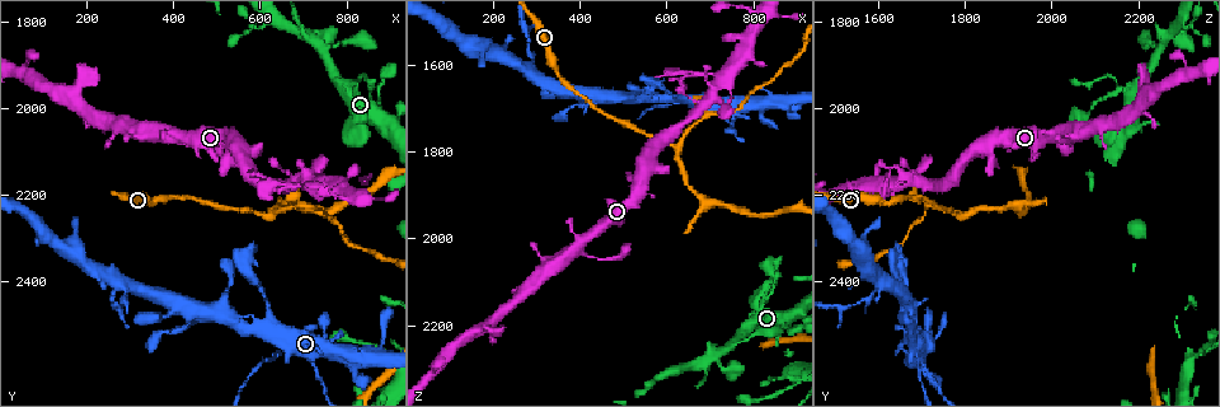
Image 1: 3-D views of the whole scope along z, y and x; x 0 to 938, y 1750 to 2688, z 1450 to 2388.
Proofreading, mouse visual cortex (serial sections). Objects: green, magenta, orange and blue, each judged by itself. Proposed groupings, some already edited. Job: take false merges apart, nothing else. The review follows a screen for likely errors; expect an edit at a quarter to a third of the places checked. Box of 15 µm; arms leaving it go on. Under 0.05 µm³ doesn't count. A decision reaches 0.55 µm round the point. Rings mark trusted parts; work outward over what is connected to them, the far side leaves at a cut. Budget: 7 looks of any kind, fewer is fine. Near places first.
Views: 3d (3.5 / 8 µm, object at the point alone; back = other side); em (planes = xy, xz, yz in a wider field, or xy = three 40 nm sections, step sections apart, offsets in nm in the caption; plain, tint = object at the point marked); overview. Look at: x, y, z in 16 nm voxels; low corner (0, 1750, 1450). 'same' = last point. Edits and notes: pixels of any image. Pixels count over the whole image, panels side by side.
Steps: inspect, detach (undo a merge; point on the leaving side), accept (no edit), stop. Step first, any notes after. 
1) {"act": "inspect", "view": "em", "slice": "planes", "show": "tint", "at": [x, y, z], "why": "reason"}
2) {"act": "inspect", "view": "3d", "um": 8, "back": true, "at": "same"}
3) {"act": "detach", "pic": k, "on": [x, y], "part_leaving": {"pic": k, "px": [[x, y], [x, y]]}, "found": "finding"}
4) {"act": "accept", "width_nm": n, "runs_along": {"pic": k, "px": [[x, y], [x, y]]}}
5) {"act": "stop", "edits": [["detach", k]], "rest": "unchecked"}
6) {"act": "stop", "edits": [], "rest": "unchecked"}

{"act": "inspect", "view": "3d", "um": 3.5, "at": [700, 1835, 2275], "why": "sudden change in width"}

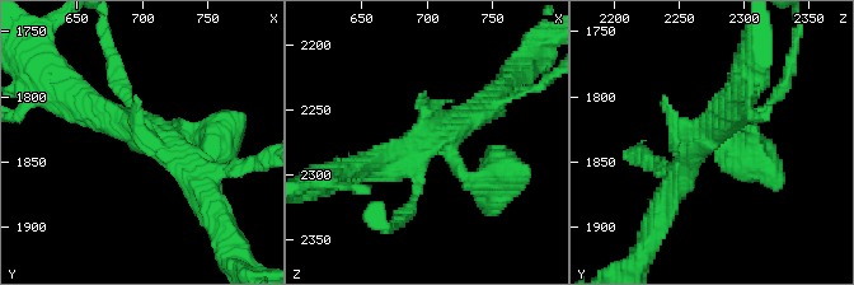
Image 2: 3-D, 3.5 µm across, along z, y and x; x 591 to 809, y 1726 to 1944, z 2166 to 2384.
{"act": "inspect", "view": "em", "slice": "xy", "step": 5, "show": "tint", "at": [706, 1830, 2272], "why": "shape alone is not enough"}

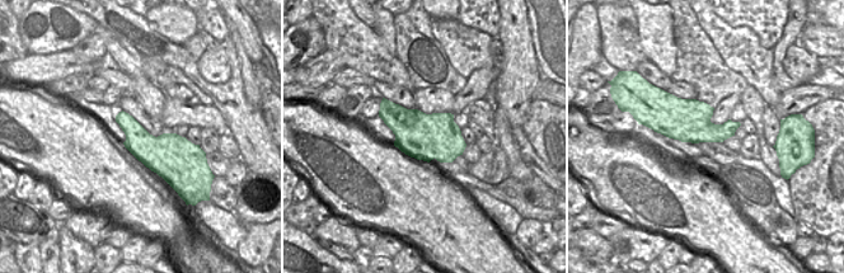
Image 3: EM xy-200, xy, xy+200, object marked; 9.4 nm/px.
{"act": "accept", "runs_along": {"pic": 2, "px": [[205, 194], [158, 139], [80, 103]]}, "found": "all the same cell"}

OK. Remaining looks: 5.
{"act": "inspect", "view": "3d", "um": 3.5, "at": [580, 1810, 2320], "why": "a narrow waist"}

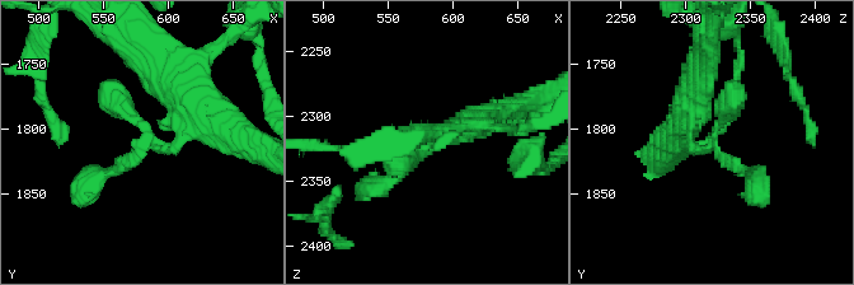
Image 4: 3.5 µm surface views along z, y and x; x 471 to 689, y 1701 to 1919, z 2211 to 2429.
{"act": "inspect", "view": "em", "slice": "planes", "show": "plain", "at": [580, 1812, 2322]}

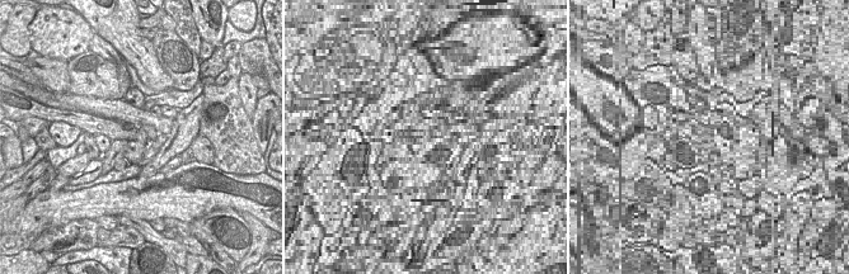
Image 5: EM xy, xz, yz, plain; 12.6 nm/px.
{"act": "inspect", "view": "em", "slice": "planes", "show": "tint", "at": "same", "why": "where the object lies"}

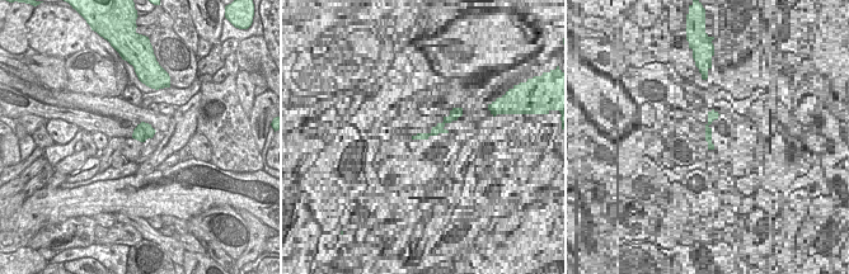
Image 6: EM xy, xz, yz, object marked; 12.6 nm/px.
{"act": "accept", "runs_along": {"pic": 4, "px": [[493, 117], [463, 121], [369, 186]]}, "found": "all the same cell"}

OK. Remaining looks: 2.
{"act": "inspect", "view": "3d", "um": 3.5, "at": [640, 2565, 1690], "why": "sudden change in width"}

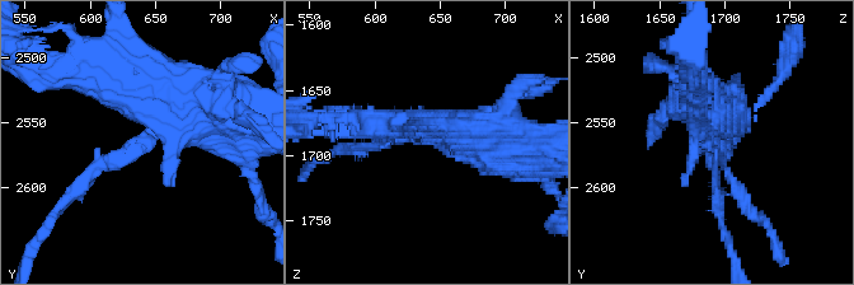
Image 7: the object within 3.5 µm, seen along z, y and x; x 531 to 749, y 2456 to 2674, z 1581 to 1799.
{"act": "inspect", "view": "em", "slice": "xy", "step": 5, "show": "tint", "at": [640, 2562, 1686], "arm_widths_nm": [100, 600], "why": "need the tissue"}

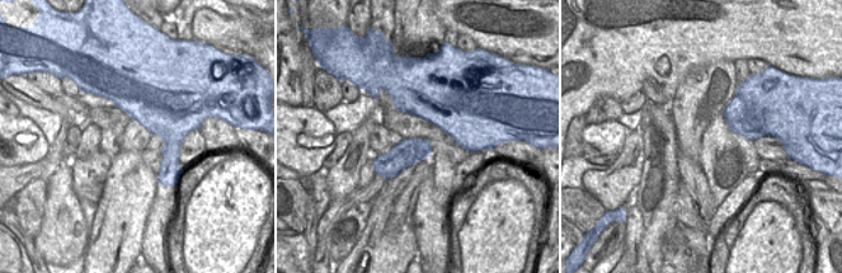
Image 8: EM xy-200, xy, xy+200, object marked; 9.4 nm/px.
{"act": "detach", "pic": 7, "on": [95, 164], "part_leaving": {"pic": 7, "px": [[139, 145], [103, 160], [45, 224]]}, "found": "two cells meet here"}

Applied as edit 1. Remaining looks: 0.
{"act": "stop", "edits": [["detach", 7]], "rest": "unchecked"}

